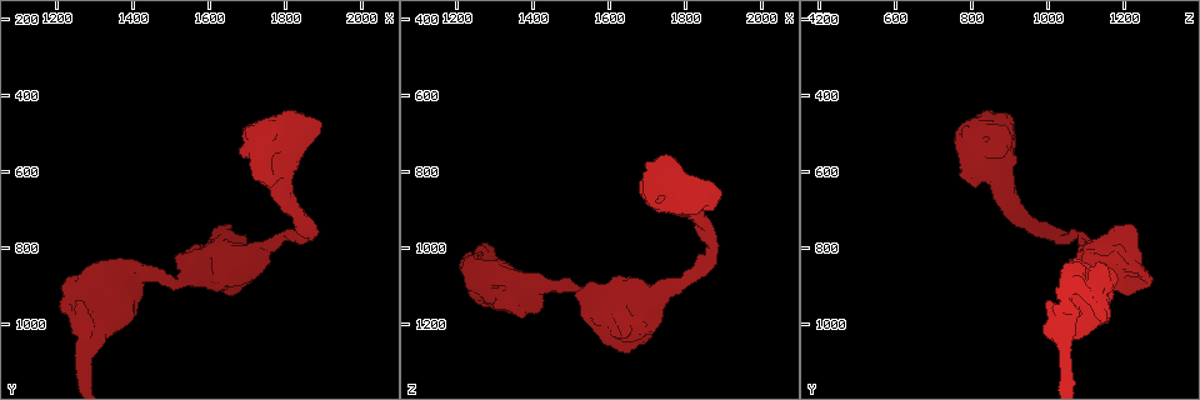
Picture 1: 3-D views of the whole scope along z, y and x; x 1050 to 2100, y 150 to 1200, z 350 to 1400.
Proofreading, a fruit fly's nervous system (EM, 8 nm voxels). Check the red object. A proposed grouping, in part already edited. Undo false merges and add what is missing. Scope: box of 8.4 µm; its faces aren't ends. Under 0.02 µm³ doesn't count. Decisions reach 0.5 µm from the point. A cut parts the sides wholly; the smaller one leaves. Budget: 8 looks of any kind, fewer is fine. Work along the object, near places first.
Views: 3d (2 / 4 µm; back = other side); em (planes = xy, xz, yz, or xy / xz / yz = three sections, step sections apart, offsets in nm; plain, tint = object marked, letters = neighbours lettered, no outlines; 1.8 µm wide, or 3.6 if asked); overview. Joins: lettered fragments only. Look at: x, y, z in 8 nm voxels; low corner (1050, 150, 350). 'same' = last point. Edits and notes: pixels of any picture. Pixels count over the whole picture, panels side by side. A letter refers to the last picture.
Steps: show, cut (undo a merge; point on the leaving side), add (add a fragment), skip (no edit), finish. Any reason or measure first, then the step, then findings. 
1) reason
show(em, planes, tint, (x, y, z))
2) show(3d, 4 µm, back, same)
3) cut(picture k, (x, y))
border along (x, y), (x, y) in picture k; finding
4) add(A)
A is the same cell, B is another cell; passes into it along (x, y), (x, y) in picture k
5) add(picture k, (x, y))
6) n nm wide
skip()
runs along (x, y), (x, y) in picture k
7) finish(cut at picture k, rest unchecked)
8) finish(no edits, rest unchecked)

free end
show(em, planes, tint, (1655, 740, 1225))

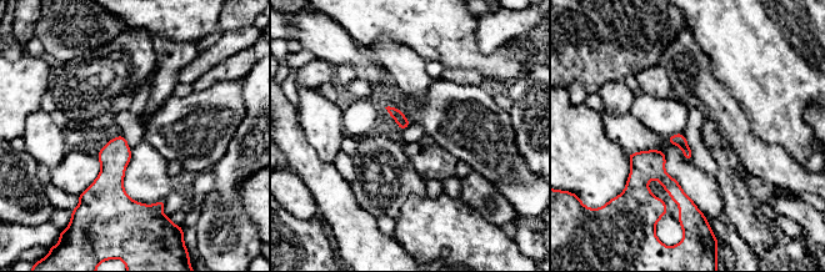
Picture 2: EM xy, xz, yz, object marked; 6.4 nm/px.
show(em, planes, letters, same)

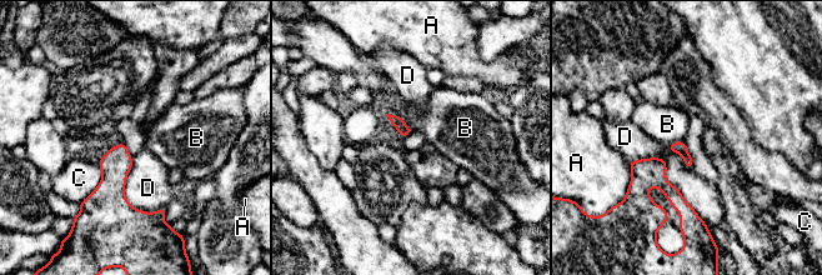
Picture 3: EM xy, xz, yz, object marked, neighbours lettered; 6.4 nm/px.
skip()
A, B, C and D are other cells; border along (386, 114), (396, 114), (412, 131) in picture 3; none of them fits

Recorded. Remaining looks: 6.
abrupt turn
show(em, planes, letters, (1225, 970, 1030))

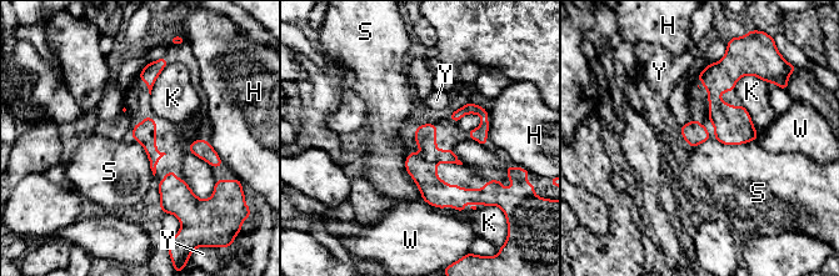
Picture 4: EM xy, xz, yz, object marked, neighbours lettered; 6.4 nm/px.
skip()
H, K, S, W and Y are other cells; runs along (420, 129), (428, 176), (459, 204) in picture 4; one neuron here

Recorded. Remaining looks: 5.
sharp bend
show(3d, 4 µm, (1795, 505, 865))

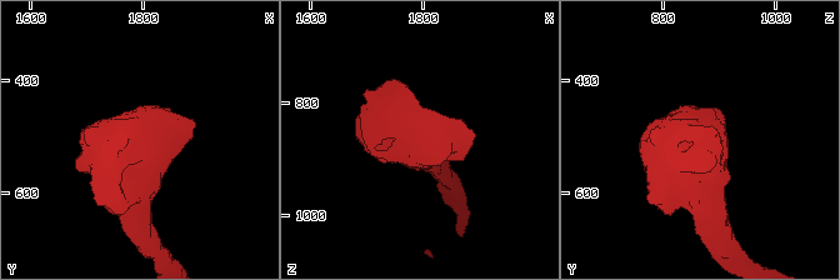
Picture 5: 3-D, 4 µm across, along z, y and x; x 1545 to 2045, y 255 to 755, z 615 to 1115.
now the EM
show(em, 3.6 µm, planes, tint, (1795, 515, 865))

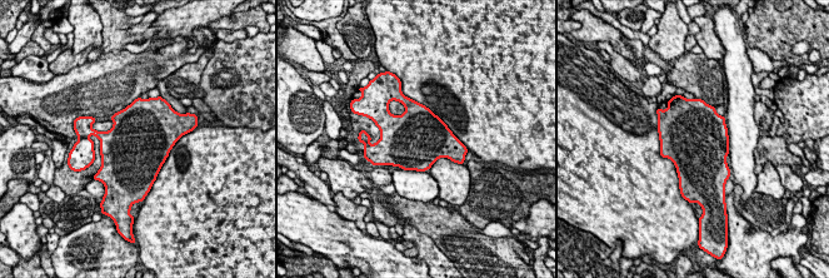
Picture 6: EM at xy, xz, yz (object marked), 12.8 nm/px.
what lies round it
show(em, 3.6 µm, planes, letters, same)

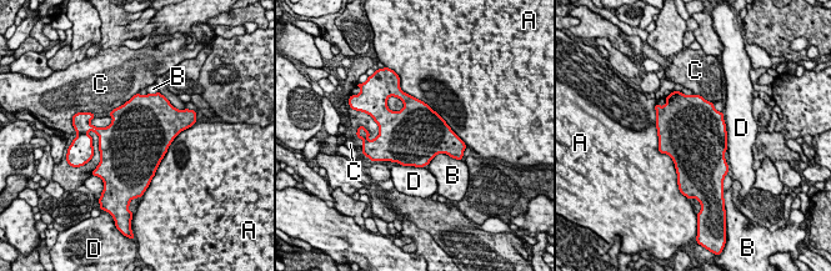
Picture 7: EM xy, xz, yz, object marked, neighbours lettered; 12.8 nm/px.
A touches over 800 nm
skip()
A, B, C and D are other cells; continuous, no second neuron

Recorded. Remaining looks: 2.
finish(no edits, rest unchecked)

